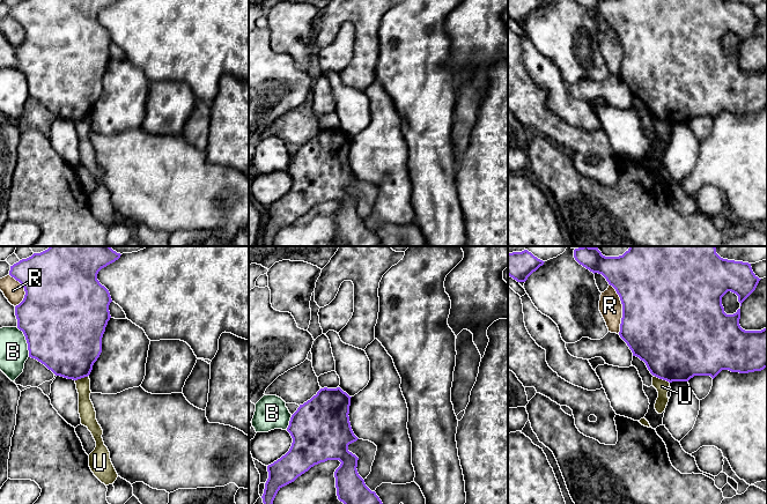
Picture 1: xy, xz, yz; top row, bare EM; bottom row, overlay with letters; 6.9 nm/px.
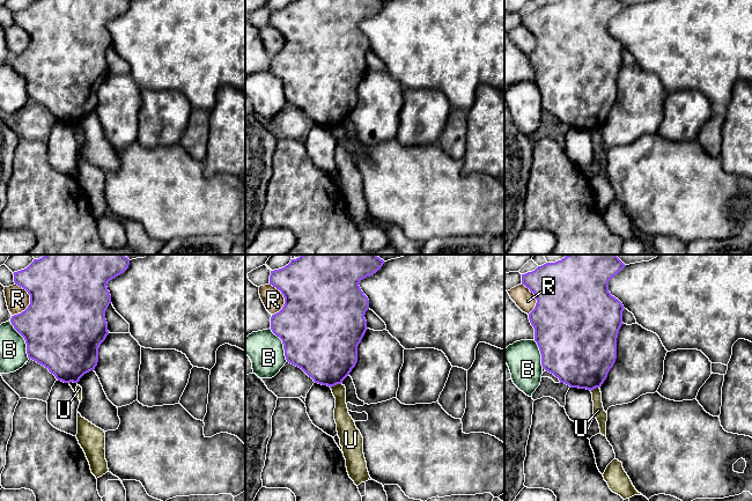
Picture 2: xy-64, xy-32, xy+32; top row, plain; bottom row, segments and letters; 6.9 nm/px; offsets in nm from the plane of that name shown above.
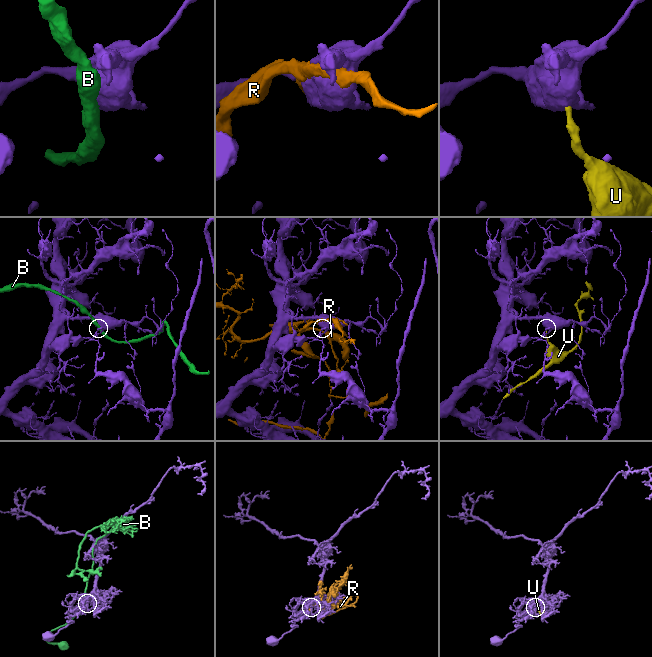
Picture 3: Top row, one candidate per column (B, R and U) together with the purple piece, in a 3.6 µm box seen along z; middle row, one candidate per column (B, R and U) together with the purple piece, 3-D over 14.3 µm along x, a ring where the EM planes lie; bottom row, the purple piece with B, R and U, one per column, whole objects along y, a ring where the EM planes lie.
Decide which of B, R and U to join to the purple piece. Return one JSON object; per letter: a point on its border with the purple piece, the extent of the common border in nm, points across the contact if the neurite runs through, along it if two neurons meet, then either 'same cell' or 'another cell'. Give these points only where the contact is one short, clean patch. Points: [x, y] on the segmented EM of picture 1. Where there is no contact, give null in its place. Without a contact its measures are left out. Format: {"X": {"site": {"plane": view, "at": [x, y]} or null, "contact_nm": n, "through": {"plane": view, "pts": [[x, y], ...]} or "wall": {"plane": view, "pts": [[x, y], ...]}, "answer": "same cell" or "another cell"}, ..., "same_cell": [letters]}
{"B": {"site": {"plane": "xy", "at": [27, 341]}, "contact_nm": 220, "answer": "another cell"}, "R": {"site": {"plane": "yz", "at": [622, 309]}, "contact_nm": 360, "answer": "another cell"}, "U": {"site": {"plane": "yz", "at": [662, 378]}, "contact_nm": 130, "wall": {"plane": "yz", "pts": [[654, 375], [669, 383]]}, "answer": "another cell"}, "same_cell": []}

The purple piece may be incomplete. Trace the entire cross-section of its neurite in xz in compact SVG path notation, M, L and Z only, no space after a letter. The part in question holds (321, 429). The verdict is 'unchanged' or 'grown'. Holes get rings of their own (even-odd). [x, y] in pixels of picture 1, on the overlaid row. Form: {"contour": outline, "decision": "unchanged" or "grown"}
{"contour": "M324 387L300 405L287 428L293 438L289 451L267 466L268 479L261 496L264 504L273 504L282 487L327 460L341 462L334 472L340 502L383 504L359 475L359 458L348 451L348 445L359 439L352 430L348 416L351 398L340 387Z", "decision": "unchanged"}

